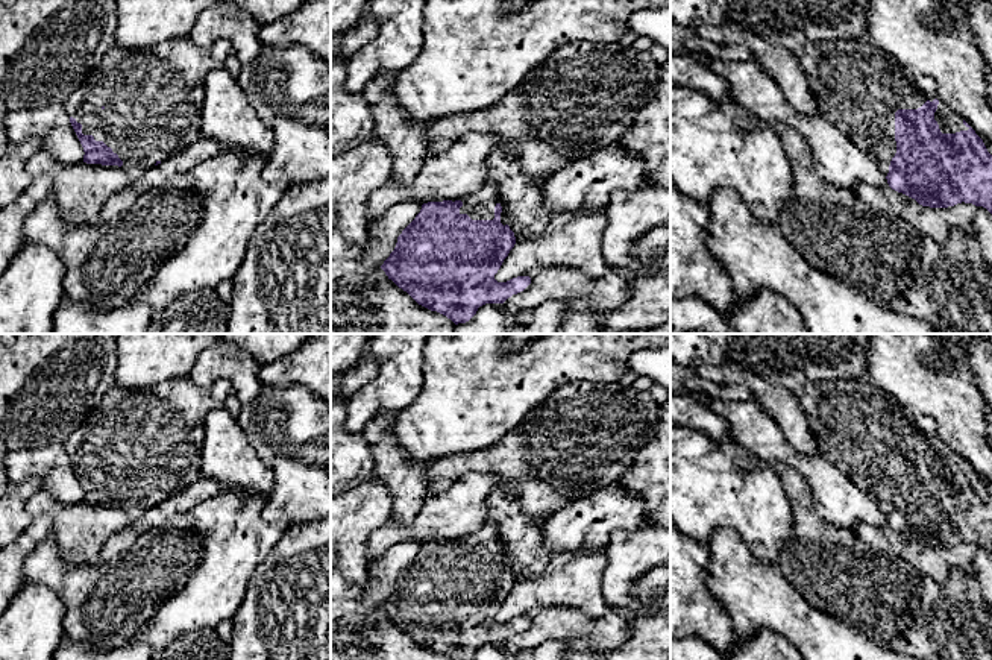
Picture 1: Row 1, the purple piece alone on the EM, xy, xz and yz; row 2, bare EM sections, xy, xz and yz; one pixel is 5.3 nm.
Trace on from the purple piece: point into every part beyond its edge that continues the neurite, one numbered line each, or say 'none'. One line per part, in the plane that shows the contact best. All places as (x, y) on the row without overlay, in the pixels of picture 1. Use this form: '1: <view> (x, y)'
1: yz (857, 427)

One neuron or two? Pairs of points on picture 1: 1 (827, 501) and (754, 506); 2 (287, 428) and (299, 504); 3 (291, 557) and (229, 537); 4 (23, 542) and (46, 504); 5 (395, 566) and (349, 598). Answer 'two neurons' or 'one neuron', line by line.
1: two neurons
2: one neuron
3: two neurons
4: two neurons
5: one neuron

